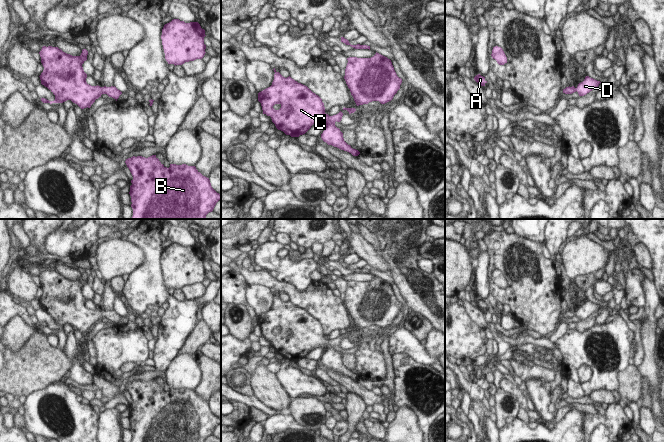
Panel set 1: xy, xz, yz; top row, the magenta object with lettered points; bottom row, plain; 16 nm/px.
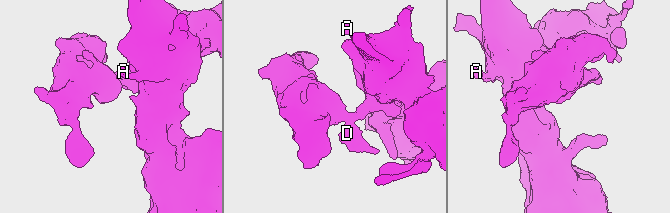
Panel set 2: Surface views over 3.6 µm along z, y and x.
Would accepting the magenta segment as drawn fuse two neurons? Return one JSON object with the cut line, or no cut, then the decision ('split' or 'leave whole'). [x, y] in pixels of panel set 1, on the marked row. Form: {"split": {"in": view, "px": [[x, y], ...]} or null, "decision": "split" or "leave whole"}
{"split": null, "decision": "leave whole"}

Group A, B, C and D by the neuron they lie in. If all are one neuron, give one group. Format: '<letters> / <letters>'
A B C D

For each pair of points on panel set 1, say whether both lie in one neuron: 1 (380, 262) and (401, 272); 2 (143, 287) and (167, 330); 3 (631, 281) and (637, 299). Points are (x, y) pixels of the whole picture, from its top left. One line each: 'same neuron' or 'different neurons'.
1: different neurons
2: different neurons
3: same neuron

